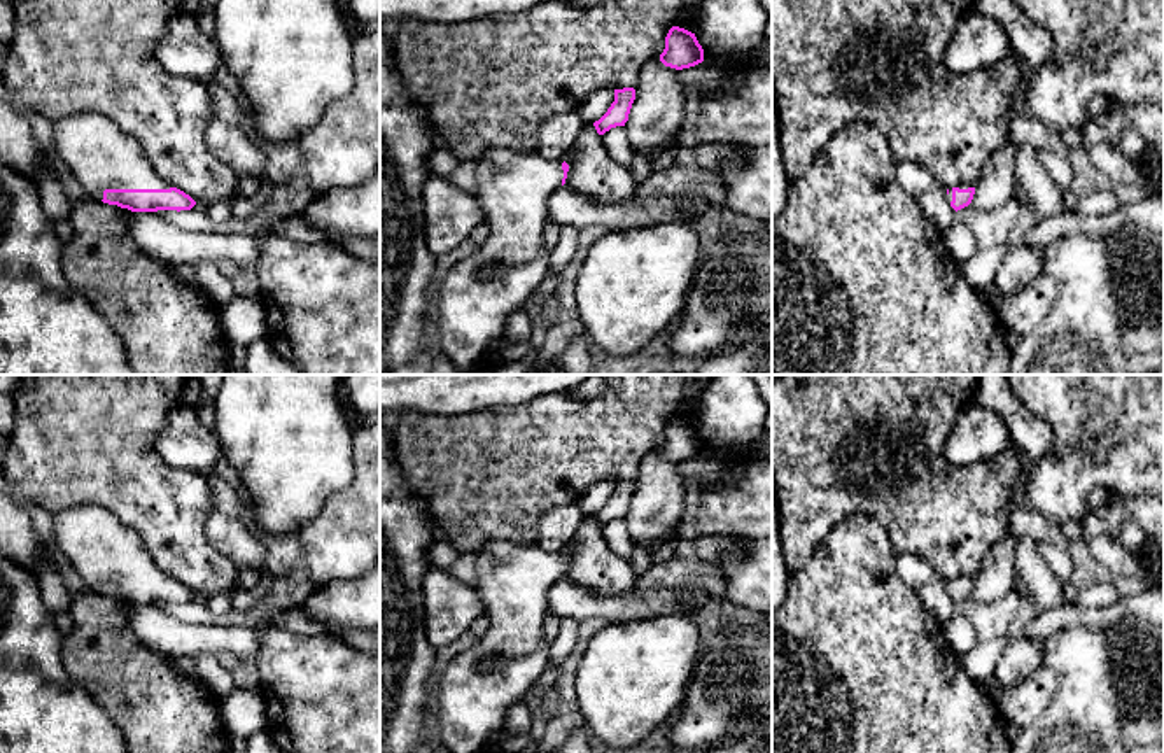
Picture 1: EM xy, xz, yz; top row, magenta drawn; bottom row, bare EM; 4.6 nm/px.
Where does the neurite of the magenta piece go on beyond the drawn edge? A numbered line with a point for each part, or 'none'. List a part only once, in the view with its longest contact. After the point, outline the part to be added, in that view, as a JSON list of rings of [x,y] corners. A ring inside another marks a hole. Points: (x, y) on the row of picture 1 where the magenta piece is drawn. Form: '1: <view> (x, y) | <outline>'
1: xy (97, 151) | [[[82,112],[54,121],[54,154],[102,201],[105,189],[170,189],[142,145],[109,117]]]

